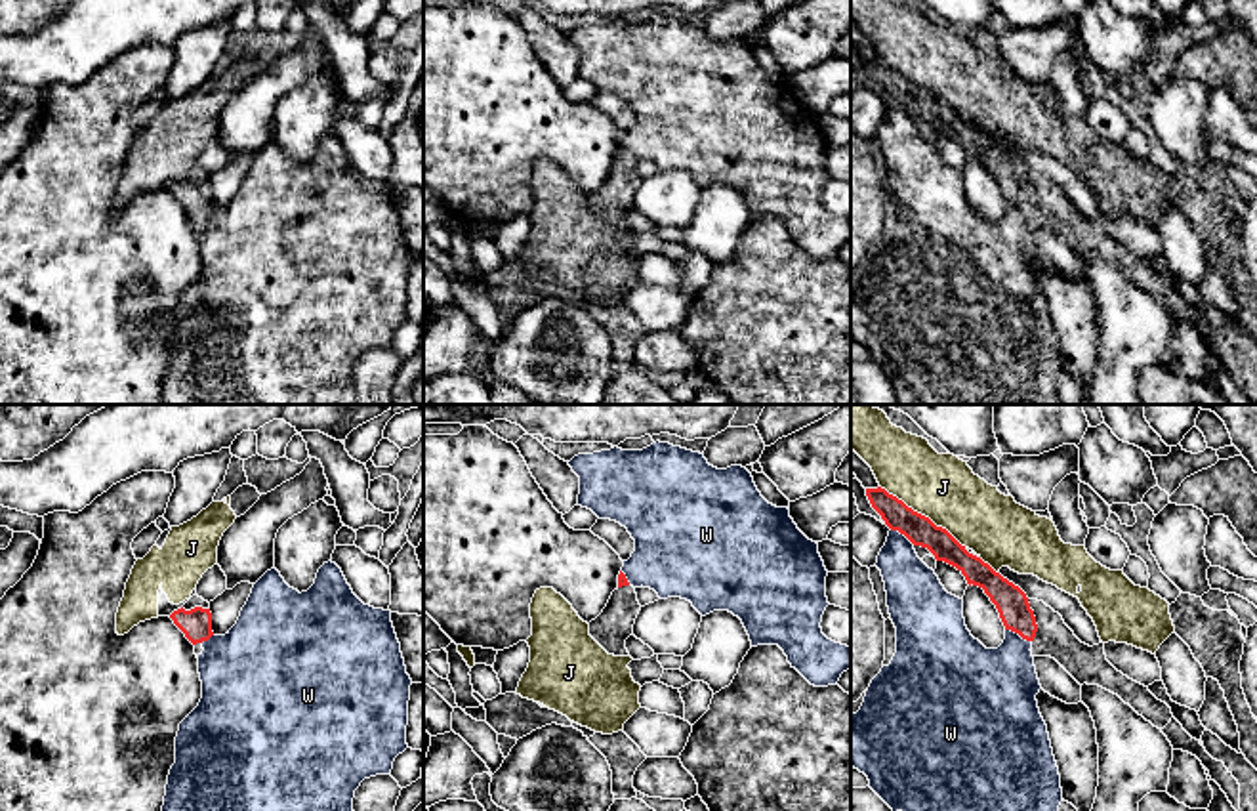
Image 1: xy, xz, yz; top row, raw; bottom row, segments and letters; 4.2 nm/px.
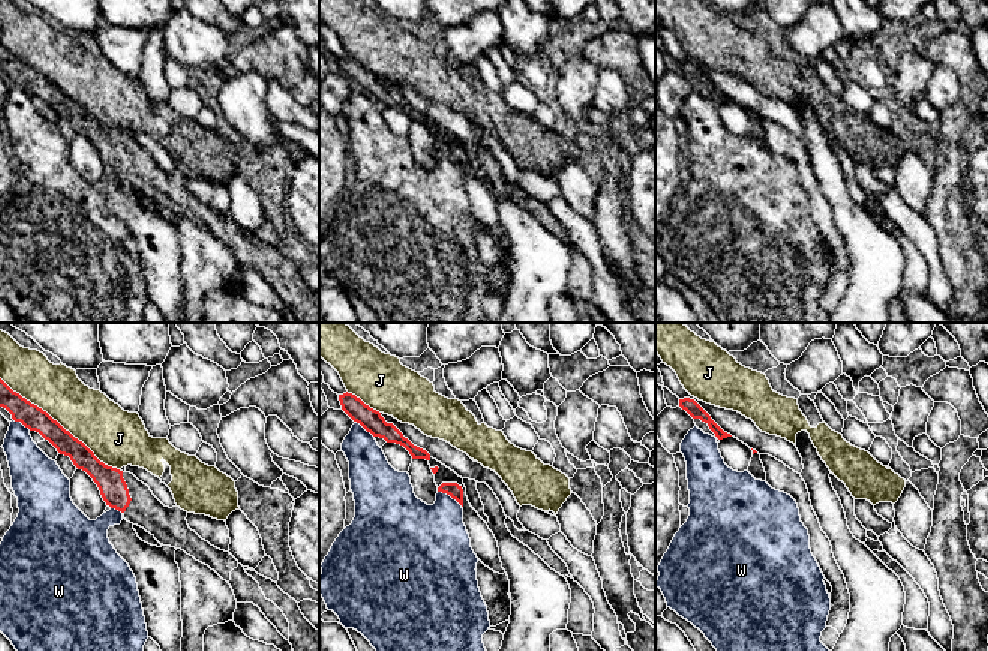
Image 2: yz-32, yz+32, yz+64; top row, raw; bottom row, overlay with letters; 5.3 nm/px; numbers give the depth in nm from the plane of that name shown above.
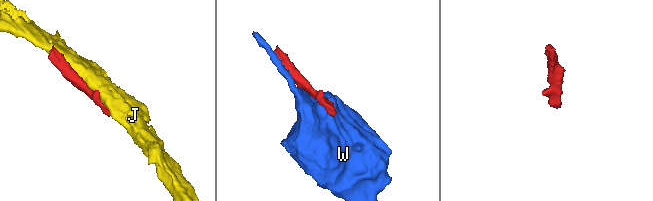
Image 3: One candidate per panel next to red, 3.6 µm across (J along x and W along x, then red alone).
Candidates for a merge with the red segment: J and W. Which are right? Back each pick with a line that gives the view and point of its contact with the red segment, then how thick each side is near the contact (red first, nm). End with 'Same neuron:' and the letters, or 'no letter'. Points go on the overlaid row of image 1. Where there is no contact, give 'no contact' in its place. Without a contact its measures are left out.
Same neuron: no letter

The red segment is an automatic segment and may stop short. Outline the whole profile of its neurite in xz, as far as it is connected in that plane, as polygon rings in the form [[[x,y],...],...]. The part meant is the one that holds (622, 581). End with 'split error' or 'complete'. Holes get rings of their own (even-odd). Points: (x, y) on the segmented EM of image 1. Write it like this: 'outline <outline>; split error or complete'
outline [[[620,571],[618,588],[612,592],[603,613],[589,622],[589,635],[614,656],[628,656],[626,639],[633,634],[641,611],[635,588]]]; split error

